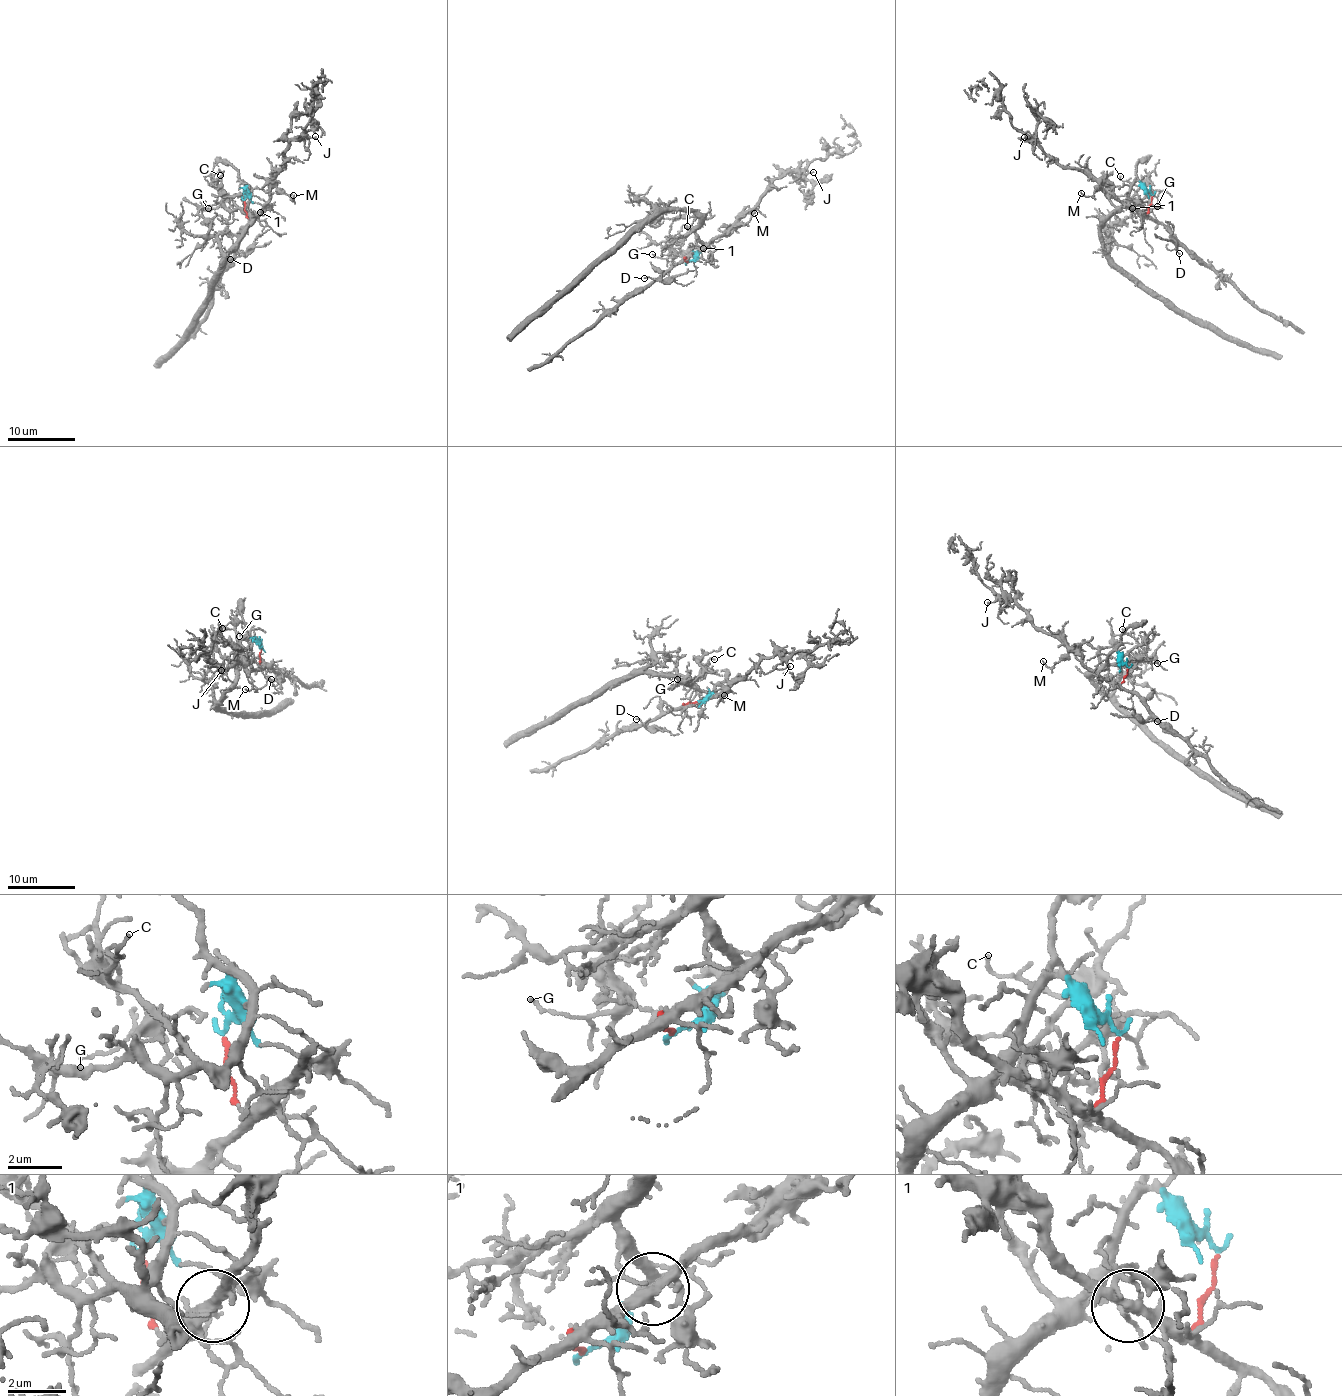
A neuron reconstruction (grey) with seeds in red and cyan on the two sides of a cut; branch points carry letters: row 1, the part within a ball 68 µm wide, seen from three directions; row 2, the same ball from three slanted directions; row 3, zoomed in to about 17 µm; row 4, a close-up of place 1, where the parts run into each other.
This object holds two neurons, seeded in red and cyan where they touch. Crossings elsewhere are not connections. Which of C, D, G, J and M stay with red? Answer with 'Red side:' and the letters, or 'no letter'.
Red side: D, J, M

